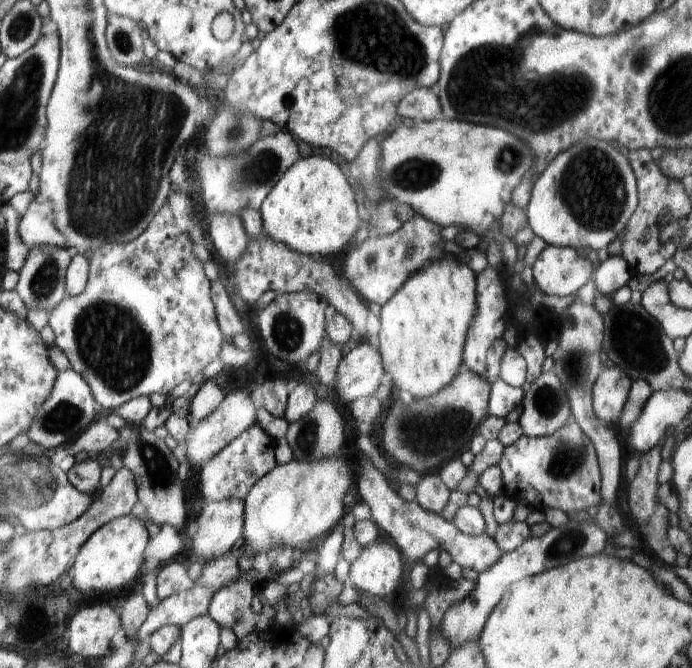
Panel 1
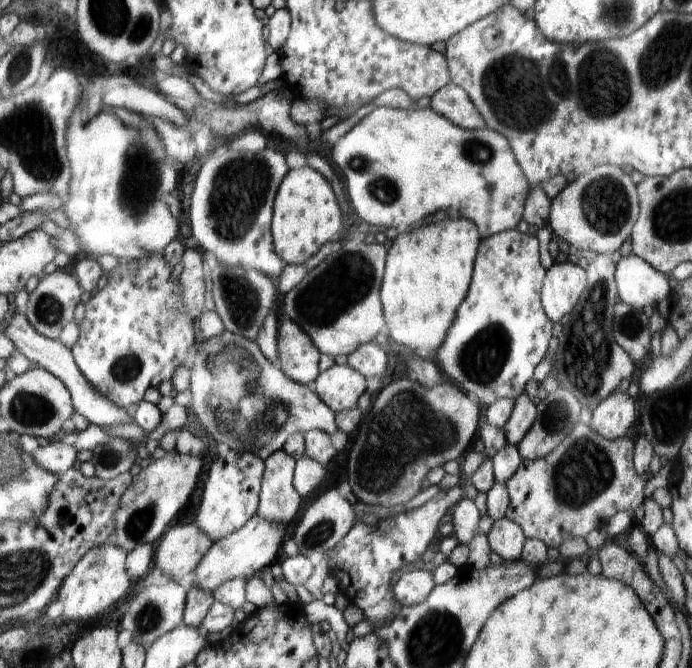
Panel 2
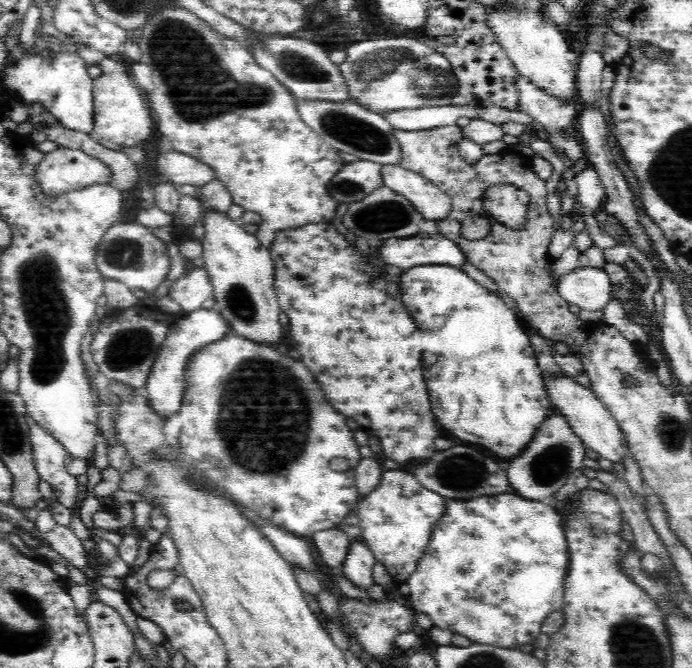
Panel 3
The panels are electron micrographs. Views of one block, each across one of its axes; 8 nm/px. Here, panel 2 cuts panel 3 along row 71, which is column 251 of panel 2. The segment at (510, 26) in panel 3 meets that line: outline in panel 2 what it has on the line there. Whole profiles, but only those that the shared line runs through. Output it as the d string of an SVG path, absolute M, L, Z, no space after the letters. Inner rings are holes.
M260 516L252 517L242 529L236 530L230 537L214 541L214 545L203 557L202 564L195 569L194 588L213 593L220 585L224 584L224 581L233 578L247 581L250 576L254 576L254 572L262 570L264 566L268 566L274 560L274 556L278 556L276 552L282 544L284 533L284 528L280 528L278 524L264 520Z

